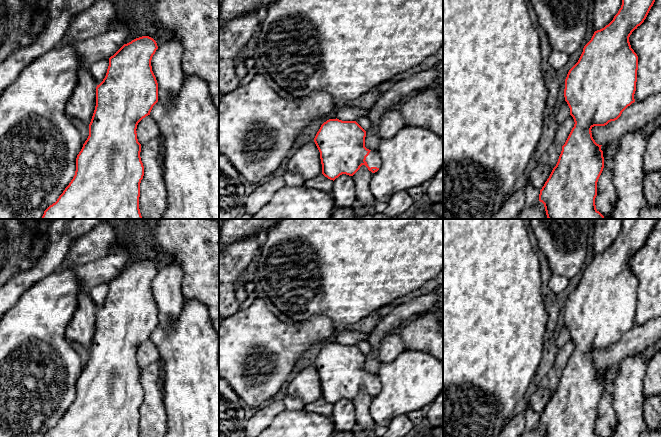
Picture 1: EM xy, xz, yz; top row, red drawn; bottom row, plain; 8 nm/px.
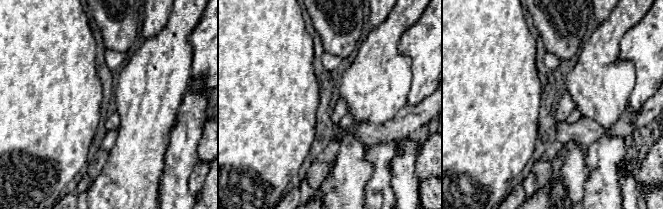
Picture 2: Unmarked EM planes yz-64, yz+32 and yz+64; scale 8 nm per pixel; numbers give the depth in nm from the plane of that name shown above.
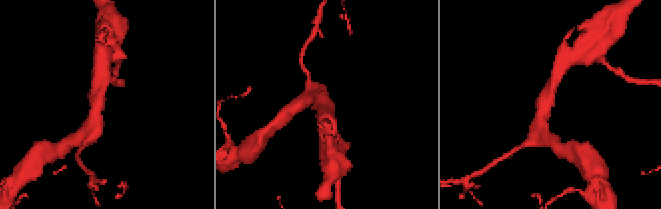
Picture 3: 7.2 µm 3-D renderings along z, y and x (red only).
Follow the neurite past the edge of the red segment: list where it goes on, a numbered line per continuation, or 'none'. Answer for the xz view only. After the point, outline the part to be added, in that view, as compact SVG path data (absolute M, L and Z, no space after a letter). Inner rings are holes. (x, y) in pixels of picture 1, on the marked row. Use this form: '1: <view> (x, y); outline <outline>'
1: xz (373, 160); outline M370 151L369 155L366 157L365 160L368 166L380 168L382 165L382 161L379 157L379 153L377 151Z

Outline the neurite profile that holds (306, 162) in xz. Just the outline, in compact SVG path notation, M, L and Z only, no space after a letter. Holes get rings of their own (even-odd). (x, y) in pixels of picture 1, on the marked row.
M314 141L295 148L287 164L288 171L300 175L305 181L322 174L320 152Z

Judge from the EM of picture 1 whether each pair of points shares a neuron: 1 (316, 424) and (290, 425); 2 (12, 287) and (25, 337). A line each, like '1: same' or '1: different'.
1: same
2: different

